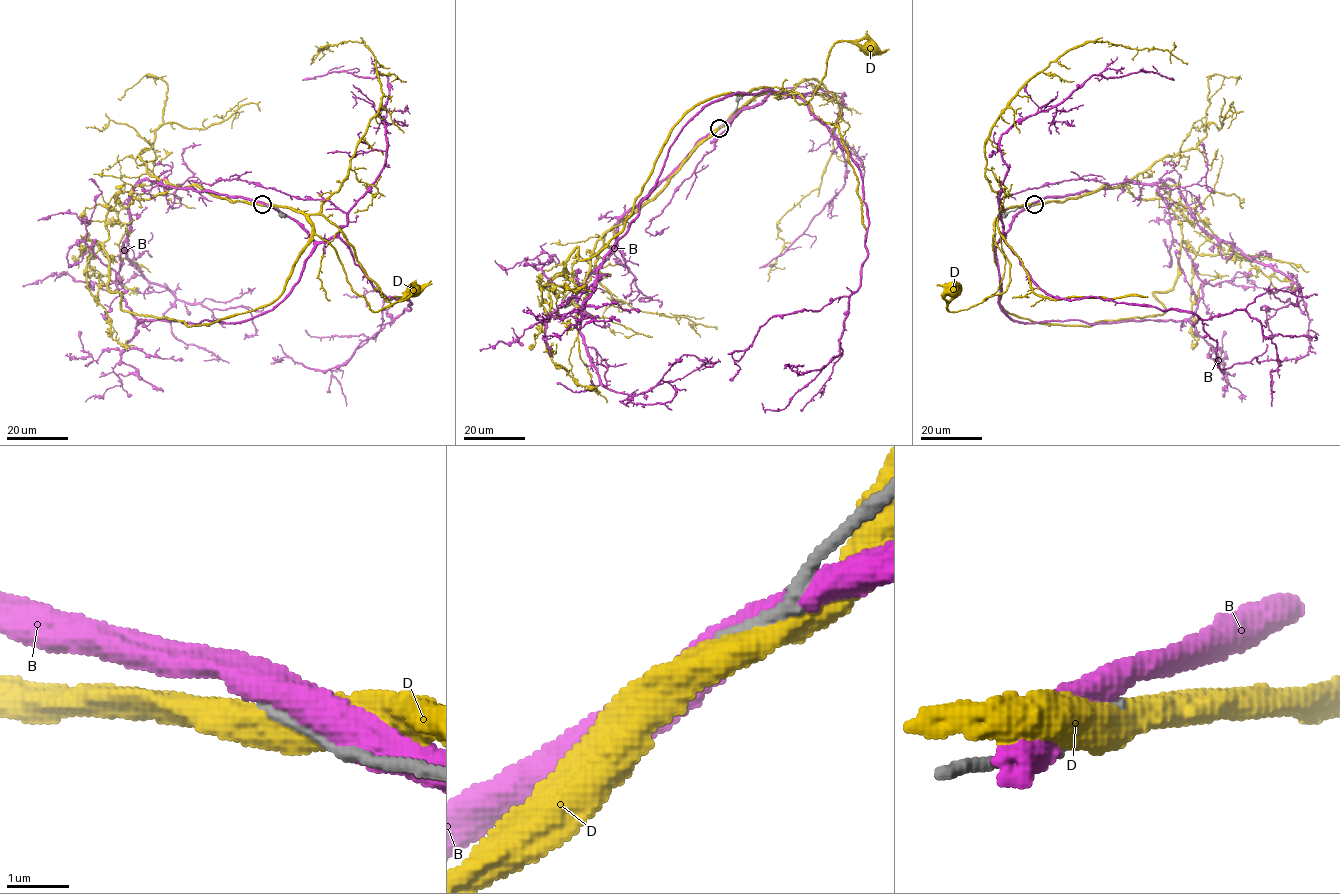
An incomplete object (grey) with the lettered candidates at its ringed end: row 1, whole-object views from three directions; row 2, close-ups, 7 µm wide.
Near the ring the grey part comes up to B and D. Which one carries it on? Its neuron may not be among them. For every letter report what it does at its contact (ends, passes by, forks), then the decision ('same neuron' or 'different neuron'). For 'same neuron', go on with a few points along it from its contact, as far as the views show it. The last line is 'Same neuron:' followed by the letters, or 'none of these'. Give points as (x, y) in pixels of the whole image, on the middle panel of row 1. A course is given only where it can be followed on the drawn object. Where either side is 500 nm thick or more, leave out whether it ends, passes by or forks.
B: it passes by | different neuron
D: different neuron
Same neuron: none of these

